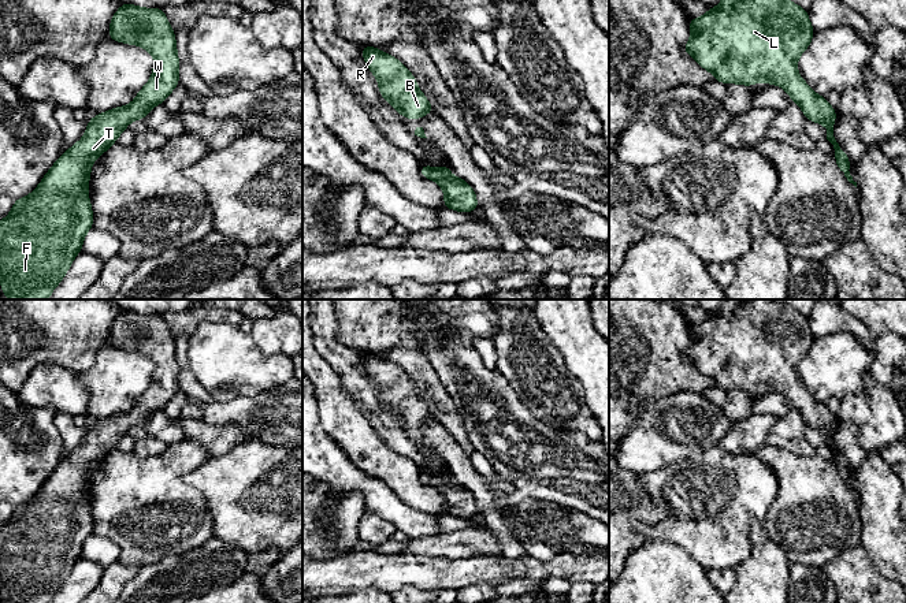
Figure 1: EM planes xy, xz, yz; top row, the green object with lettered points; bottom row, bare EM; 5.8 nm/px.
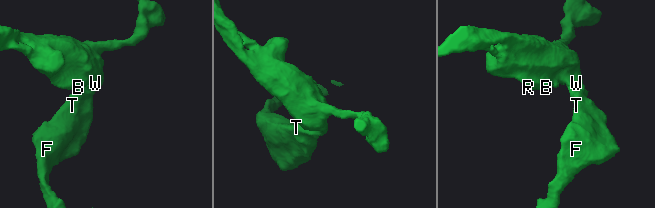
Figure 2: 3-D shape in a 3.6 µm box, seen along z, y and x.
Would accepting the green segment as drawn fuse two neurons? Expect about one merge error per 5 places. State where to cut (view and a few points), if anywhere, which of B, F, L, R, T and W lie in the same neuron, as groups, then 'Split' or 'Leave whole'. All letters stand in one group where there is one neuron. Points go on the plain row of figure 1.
No split. Groups: B F L R T W. Leave whole

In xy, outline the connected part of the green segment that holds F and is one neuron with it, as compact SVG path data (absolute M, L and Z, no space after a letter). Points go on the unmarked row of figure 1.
M123 309L111 325L107 343L142 353L152 360L152 383L131 410L89 425L83 444L56 466L33 499L15 506L10 521L0 528L0 589L1 599L7 603L51 603L82 557L86 539L93 533L88 500L92 469L115 450L130 428L142 427L179 390L175 340L161 314L140 314Z

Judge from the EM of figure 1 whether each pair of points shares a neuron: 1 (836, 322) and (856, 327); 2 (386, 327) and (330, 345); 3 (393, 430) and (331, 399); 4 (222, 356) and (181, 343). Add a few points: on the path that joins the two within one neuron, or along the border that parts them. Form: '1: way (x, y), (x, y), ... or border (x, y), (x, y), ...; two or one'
1: way (840, 322), (851, 324); one
2: border (334, 313), (338, 339), (360, 352); two
3: border (351, 397), (368, 413), (378, 434), (390, 447); two
4: border (188, 338), (188, 365), (190, 368); two

